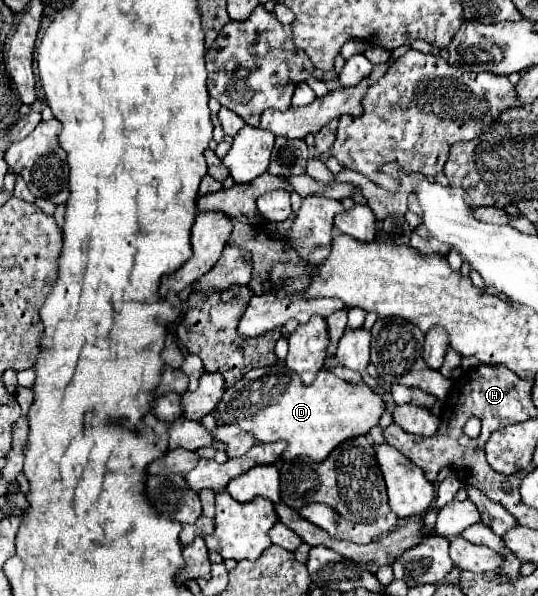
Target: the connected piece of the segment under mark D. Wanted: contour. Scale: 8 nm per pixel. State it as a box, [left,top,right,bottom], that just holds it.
[213,363,385,461]

